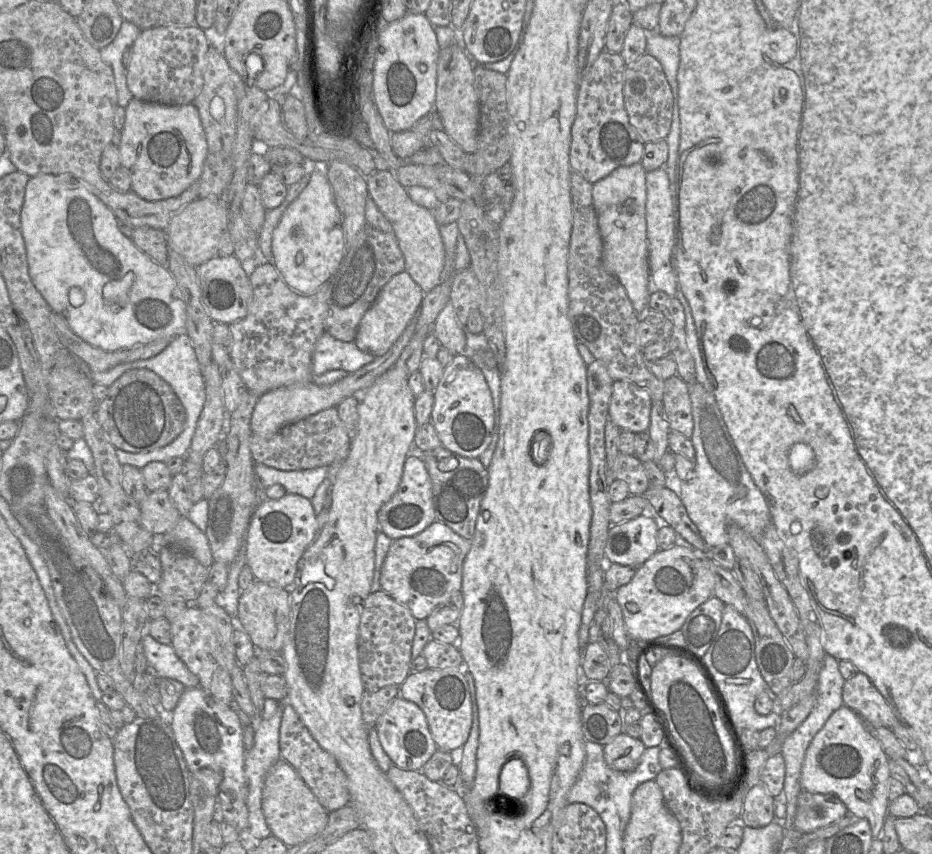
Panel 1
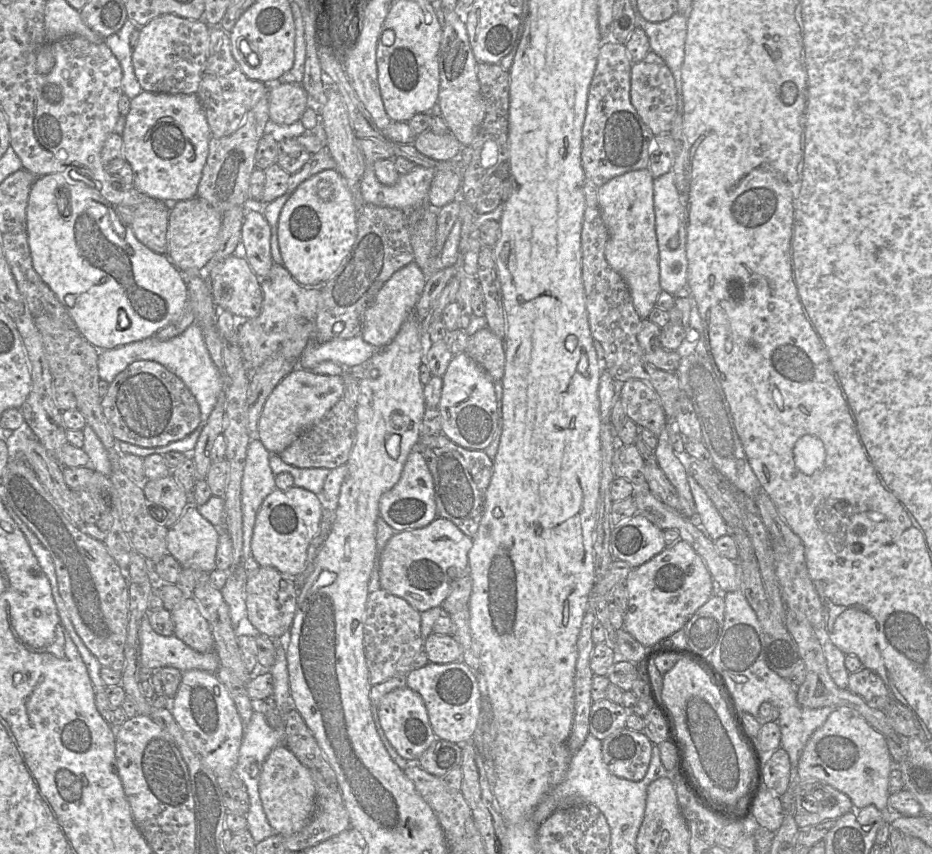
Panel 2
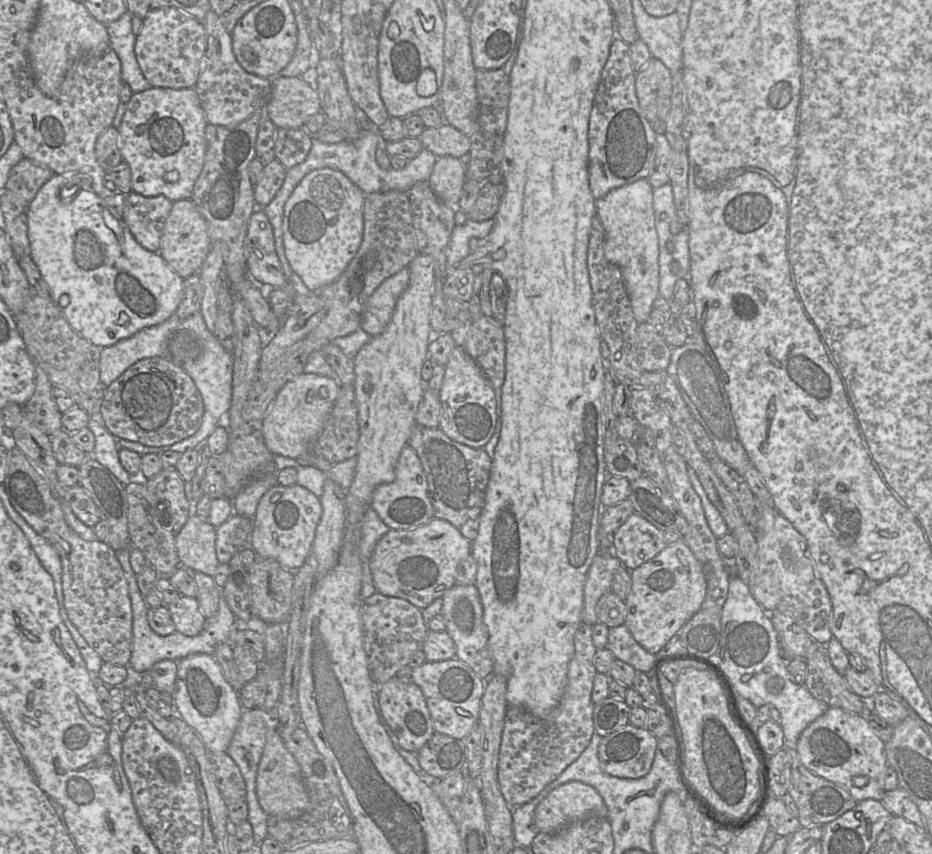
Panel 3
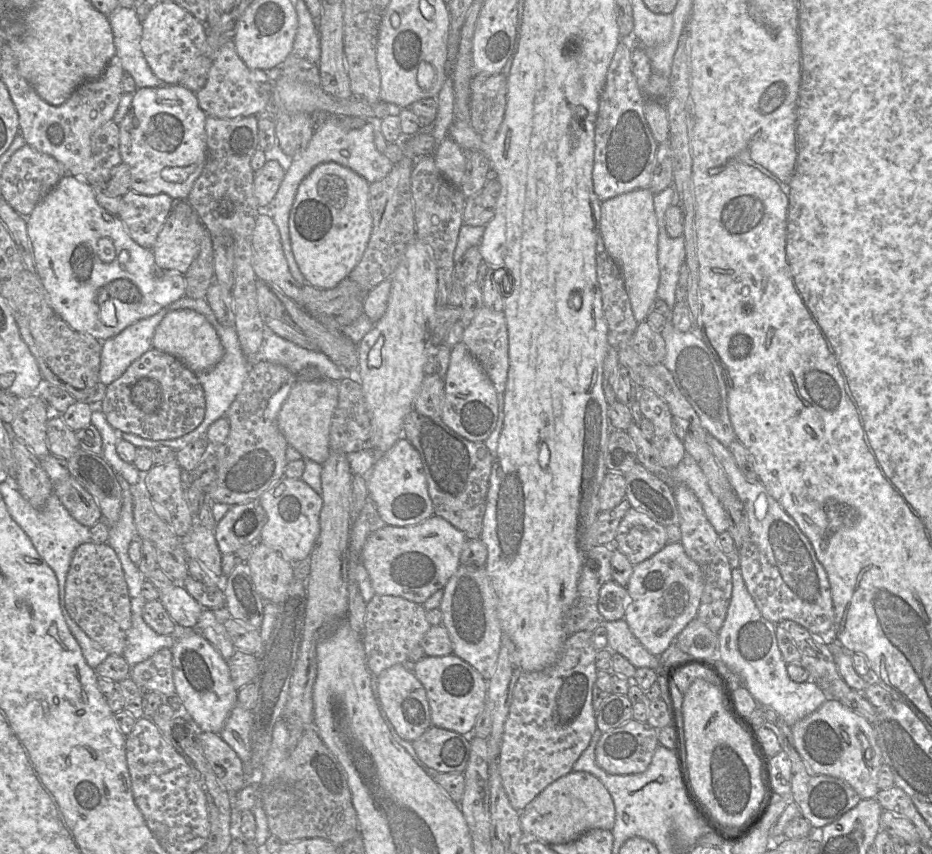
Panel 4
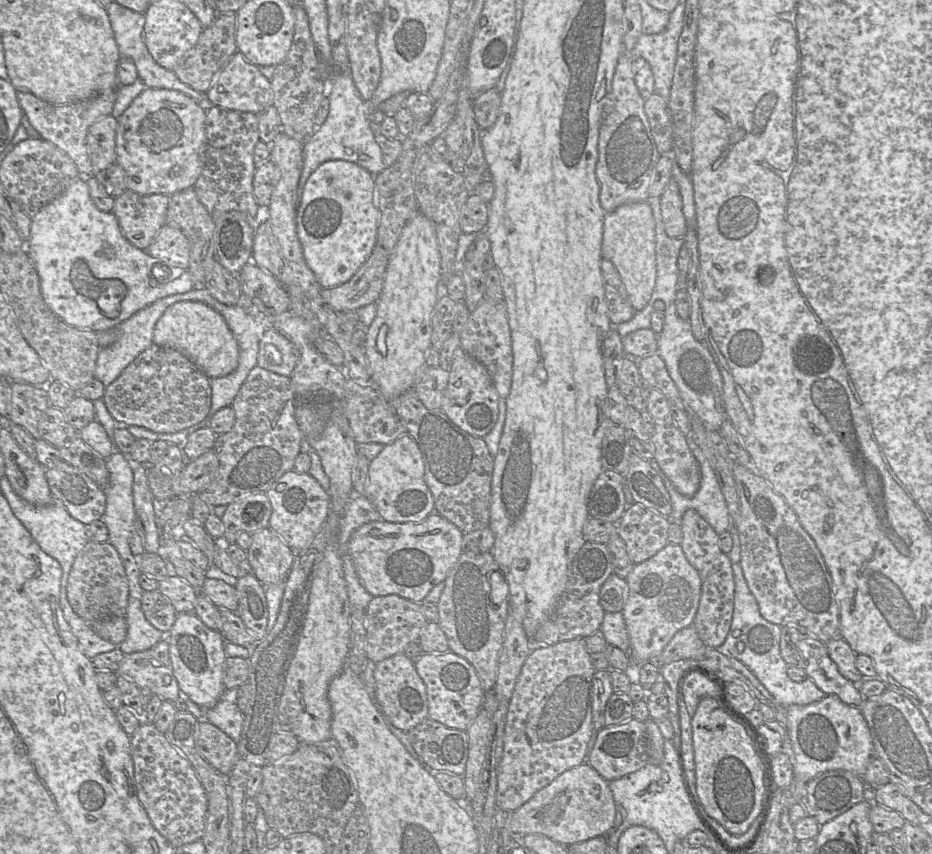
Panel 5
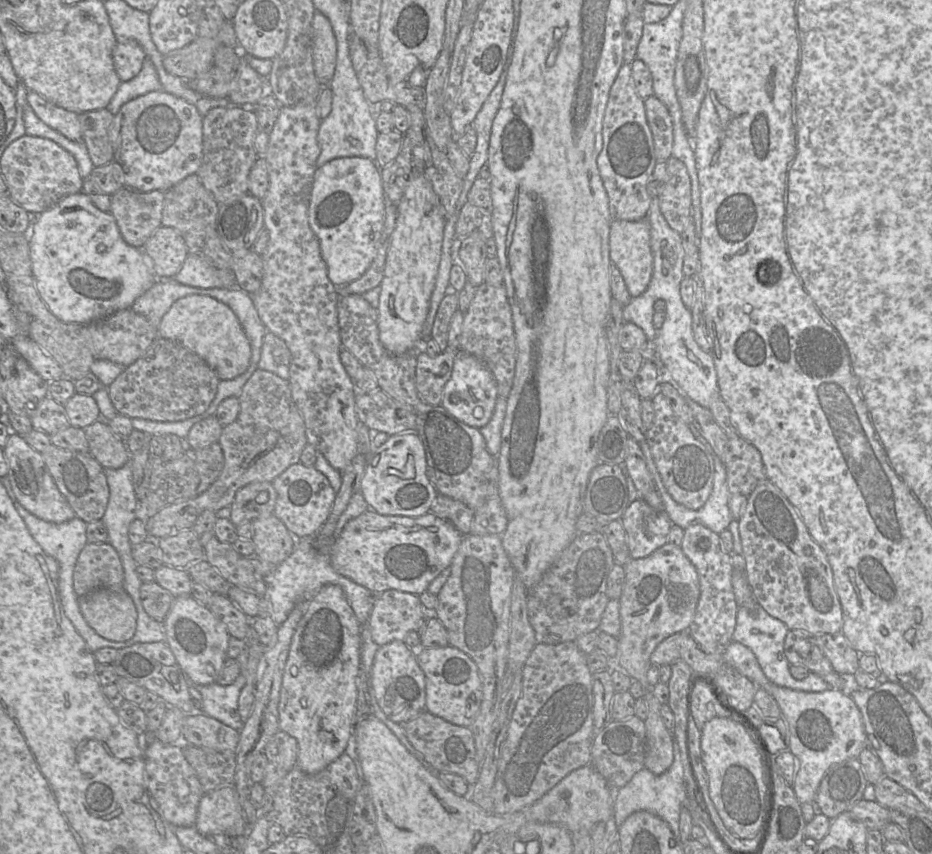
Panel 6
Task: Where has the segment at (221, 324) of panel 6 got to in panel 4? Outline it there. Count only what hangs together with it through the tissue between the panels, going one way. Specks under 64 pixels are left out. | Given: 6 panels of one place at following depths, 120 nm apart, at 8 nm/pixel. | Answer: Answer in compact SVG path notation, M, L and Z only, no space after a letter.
M189 309L172 311L163 317L156 327L152 347L174 356L195 374L211 370L223 356L214 327L203 315Z

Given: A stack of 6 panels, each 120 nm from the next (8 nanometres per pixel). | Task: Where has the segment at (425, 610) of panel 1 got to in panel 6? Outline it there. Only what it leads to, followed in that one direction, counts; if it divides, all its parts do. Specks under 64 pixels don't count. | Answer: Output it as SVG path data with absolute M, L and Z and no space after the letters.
M369 509L346 523L334 542L330 562L333 569L374 595L394 589L419 596L430 583L450 567L464 536L447 520L432 513L420 517L386 516Z

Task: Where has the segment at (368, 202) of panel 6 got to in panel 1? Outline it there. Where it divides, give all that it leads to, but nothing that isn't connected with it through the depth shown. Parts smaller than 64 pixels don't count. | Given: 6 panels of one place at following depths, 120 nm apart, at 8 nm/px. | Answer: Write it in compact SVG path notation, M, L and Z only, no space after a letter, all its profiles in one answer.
M313 170L308 185L286 208L272 232L272 263L297 294L312 295L338 269L346 244L341 216L325 172Z

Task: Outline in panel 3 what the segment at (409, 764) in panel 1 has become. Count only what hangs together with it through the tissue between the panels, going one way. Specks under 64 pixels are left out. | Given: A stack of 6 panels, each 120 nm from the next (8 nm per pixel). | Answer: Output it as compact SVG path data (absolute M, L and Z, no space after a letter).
M394 676L377 686L377 696L382 715L395 734L399 745L409 752L416 753L435 732L421 689L412 681L401 681Z

